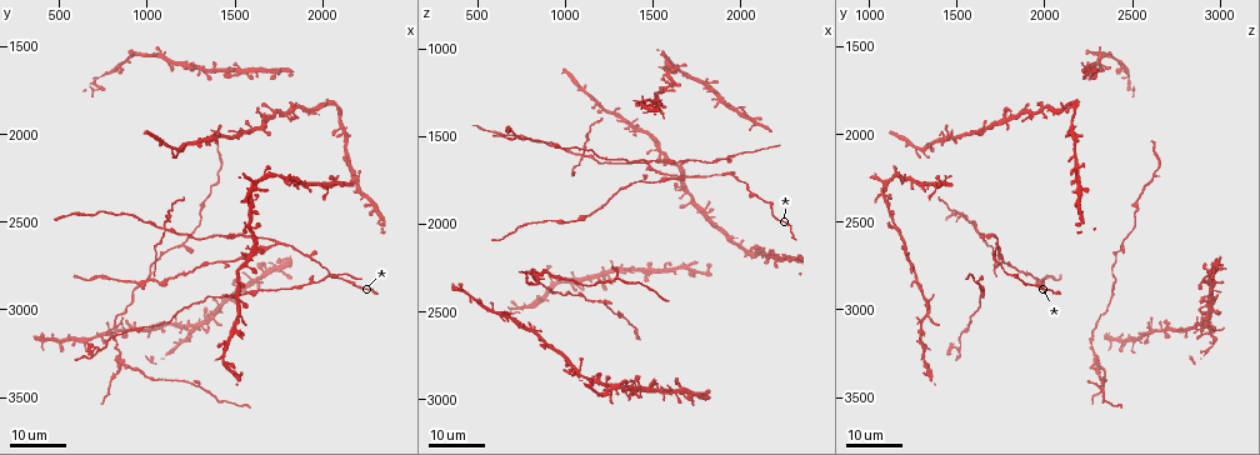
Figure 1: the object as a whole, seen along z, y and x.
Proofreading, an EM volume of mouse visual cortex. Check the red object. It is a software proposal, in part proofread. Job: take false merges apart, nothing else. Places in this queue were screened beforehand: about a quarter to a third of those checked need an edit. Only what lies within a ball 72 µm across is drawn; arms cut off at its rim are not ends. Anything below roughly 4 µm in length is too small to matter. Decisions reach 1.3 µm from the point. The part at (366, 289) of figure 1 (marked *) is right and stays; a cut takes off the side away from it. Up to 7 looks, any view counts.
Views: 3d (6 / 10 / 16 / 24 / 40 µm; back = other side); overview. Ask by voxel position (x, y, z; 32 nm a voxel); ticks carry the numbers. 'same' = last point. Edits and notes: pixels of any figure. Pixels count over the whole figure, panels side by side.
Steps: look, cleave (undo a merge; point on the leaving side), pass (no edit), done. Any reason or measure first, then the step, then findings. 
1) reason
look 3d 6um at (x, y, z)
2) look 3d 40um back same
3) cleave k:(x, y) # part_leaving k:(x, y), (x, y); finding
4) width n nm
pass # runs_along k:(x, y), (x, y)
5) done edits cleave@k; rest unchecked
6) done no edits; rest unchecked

look 3d 16um at (880, 3280, 2280)

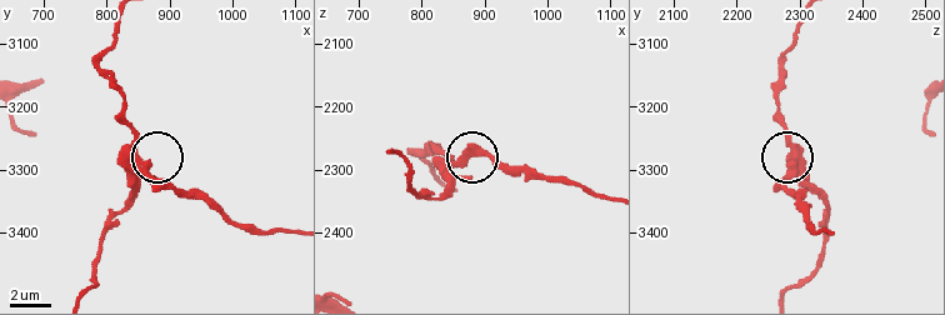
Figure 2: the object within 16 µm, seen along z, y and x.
look 3d 10um at (860, 3300, 2295)

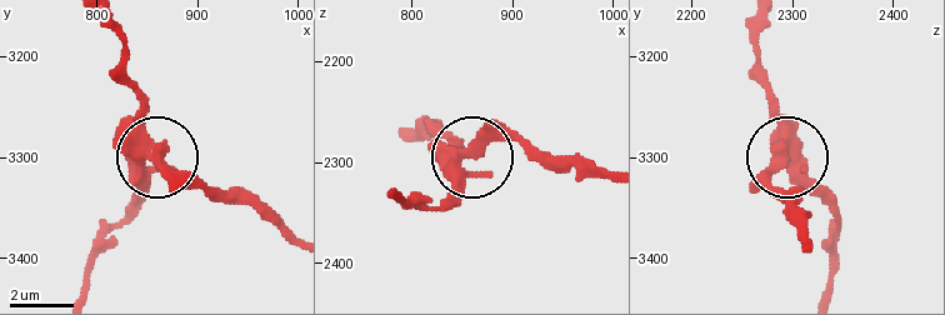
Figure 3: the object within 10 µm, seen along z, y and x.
cleave 3:(136, 95) # part_leaving 3:(139, 134), (139, 105), (115, 24); a second neuron is stuck on

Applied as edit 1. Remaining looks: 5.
look 3d 16um at (1740, 2620, 1720)

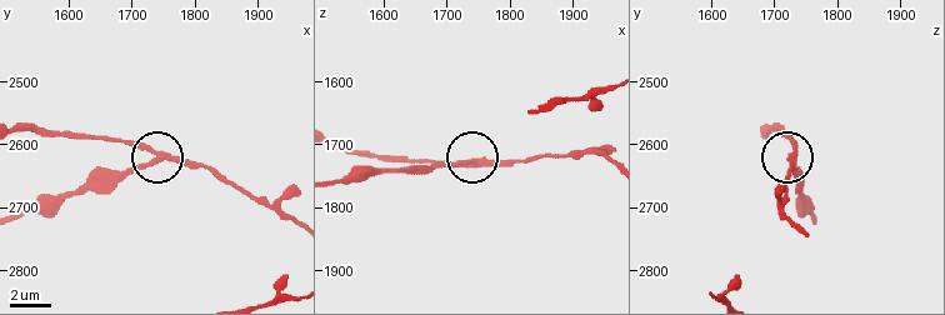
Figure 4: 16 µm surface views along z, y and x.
closer look
look 3d 10um at (1735, 2630, 1725)

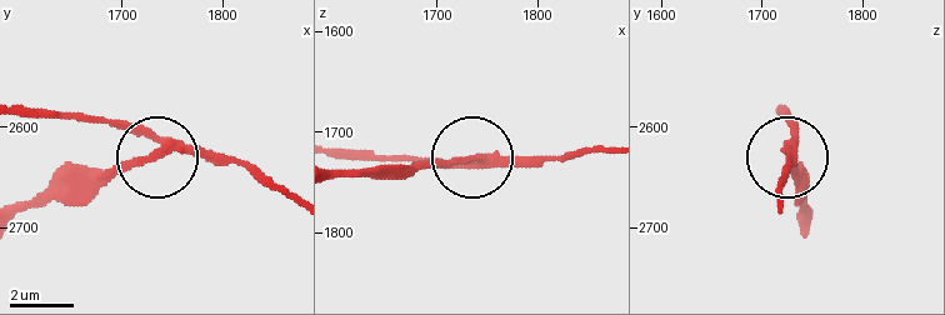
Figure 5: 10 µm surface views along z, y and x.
side_arm 119 um
cleave 5:(130, 165) # part_leaving 5:(165, 143), (88, 175), (55, 178), (23, 199); a second neuron is stuck on

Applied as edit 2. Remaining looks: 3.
three-way junction
look 3d 24um at (1960, 2860, 1620)

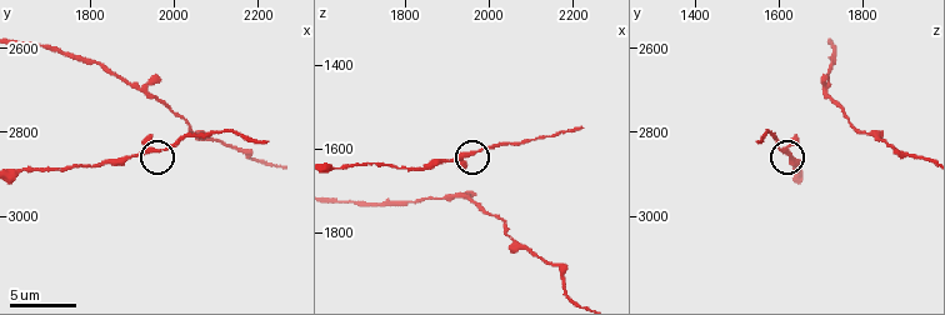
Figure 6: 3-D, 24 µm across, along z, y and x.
look 3d 6um at (1945, 2840, 1610)

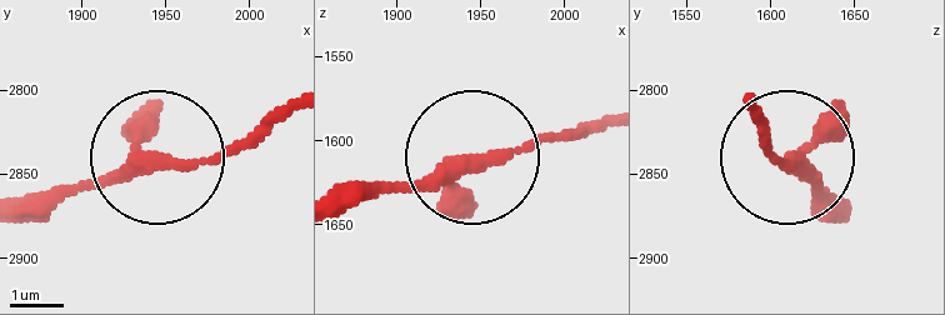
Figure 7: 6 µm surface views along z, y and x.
arms 3
pass # one neuron here

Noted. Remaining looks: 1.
done edits cleave@3, cleave@5; rest unchecked

